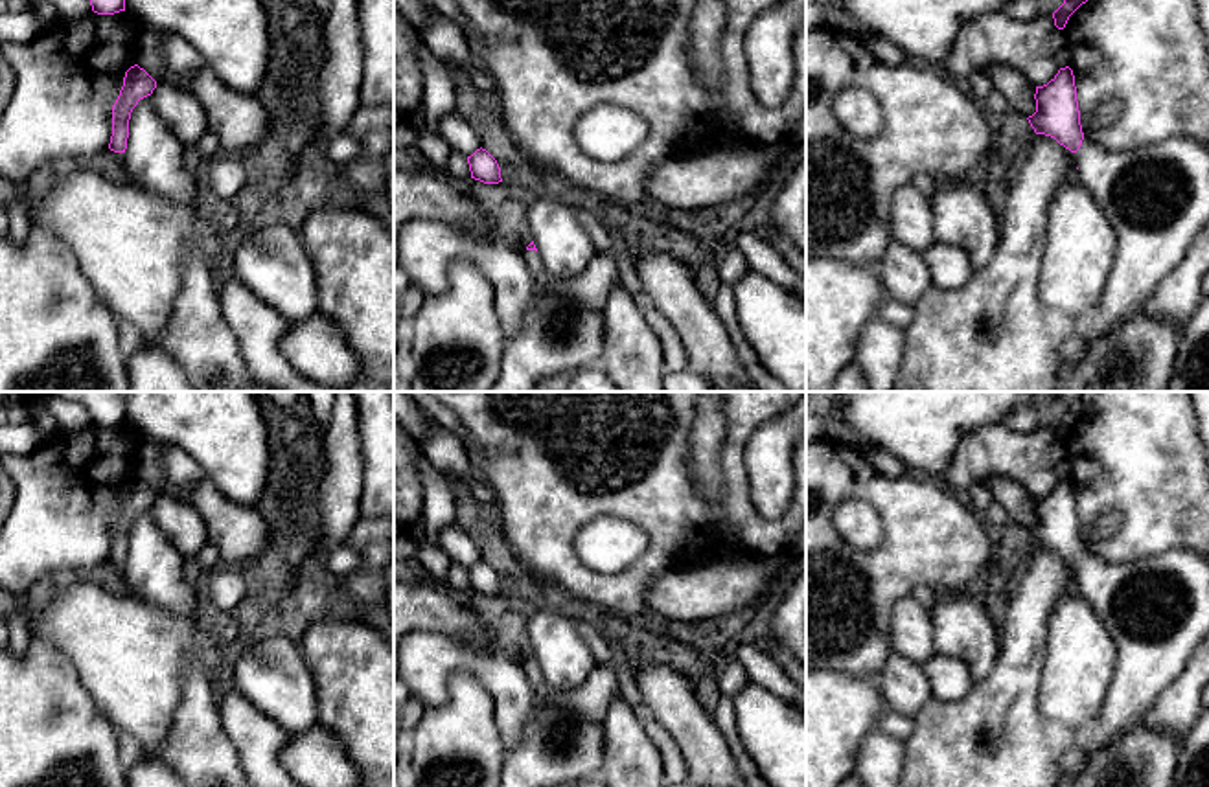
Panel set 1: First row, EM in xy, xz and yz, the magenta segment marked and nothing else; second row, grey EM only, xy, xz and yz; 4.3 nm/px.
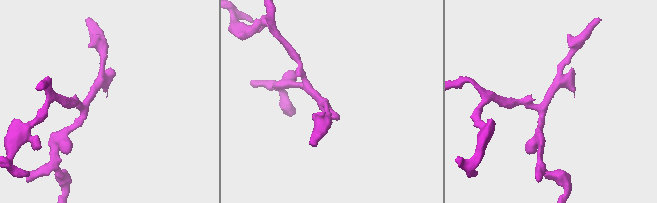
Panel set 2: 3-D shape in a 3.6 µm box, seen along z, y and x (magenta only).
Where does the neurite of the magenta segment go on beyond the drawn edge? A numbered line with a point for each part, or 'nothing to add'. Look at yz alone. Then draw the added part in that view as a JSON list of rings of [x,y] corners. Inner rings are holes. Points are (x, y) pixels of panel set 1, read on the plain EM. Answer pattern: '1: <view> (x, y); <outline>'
1: yz (1156, 609); [[[1084,550],[1075,572],[1077,594],[1097,612],[1117,649],[1113,682],[1102,719],[1091,728],[1089,752],[1108,747],[1143,721],[1159,693],[1180,677],[1209,636],[1209,557],[1192,550],[1170,550],[1157,557],[1108,565]]]

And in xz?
1: xz (556, 749); [[[524,662],[523,667],[541,706],[528,715],[521,741],[508,750],[499,787],[574,785],[598,776],[604,724],[548,706],[559,691],[547,686],[539,664]]]

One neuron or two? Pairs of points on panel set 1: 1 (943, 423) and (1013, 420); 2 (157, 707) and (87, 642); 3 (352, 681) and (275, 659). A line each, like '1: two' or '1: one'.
1: two
2: one
3: two

